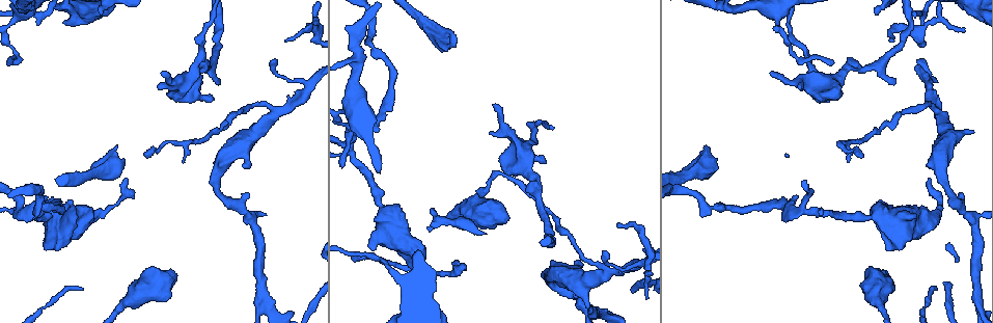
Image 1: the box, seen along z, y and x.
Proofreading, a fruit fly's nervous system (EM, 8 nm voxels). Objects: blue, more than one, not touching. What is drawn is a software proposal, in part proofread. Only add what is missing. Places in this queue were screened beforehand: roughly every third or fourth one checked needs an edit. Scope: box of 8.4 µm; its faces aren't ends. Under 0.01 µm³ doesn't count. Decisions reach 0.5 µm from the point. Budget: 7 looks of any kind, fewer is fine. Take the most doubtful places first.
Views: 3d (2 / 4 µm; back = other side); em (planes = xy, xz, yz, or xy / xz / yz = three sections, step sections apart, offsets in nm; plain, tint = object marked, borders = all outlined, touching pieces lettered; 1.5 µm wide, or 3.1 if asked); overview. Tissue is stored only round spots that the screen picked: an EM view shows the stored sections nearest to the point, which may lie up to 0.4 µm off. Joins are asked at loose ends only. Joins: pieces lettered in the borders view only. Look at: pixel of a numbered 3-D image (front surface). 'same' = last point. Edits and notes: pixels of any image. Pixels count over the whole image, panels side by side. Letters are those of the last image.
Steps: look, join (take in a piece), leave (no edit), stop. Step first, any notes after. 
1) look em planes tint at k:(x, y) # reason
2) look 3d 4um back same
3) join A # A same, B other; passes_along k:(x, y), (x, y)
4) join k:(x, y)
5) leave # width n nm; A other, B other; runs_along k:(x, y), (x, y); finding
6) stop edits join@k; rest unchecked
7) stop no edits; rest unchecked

look em yz step 8 borders at 1:(828, 102) # an open end

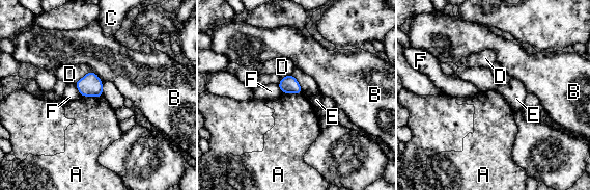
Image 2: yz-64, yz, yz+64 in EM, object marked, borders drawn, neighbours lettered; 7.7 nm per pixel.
look em planes borders same

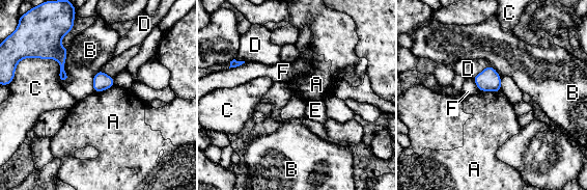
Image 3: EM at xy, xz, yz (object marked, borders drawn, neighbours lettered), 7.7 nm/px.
leave # longest_contact C 260 nm; A other, B other, C other, D other, E other, F other; border 3:(479, 90), (500, 92); no lettered piece goes on from it

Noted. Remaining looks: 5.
look 3d 4um at 1:(583, 265) # free end

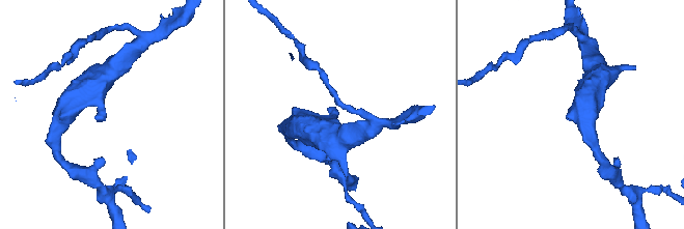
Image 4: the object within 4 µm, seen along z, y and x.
look em planes plain at 4:(103, 116)

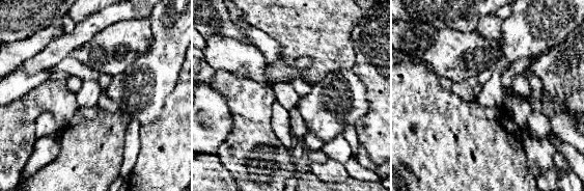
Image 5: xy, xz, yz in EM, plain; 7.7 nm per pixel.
look em planes borders same

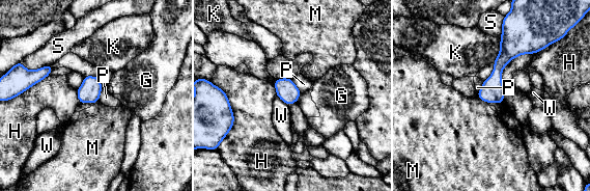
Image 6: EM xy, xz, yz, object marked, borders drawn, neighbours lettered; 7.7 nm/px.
leave # longest_contact H 340 nm; G other, H other, K other, M other, P other, S other, W other; no lettered piece goes on from it

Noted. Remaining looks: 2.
stop no edits; rest unchecked

